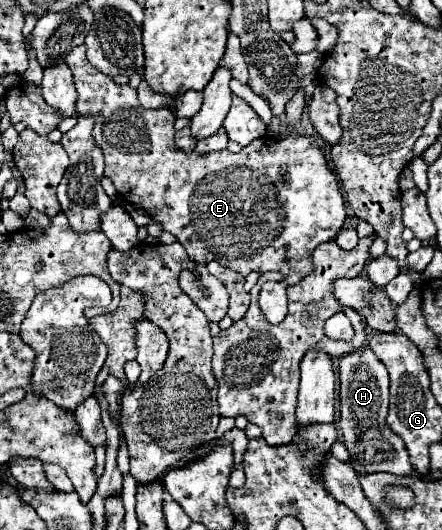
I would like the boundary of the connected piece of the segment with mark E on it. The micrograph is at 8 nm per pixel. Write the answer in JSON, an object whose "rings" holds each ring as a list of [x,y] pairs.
{"rings":[[[84,45],[72,49],[72,53],[66,57],[66,65],[72,71],[78,93],[78,115],[90,113],[94,117],[92,135],[96,145],[104,151],[104,175],[114,183],[116,191],[124,199],[146,209],[148,215],[152,215],[152,219],[164,227],[164,231],[172,233],[192,261],[210,263],[212,259],[222,259],[226,267],[242,275],[248,275],[250,271],[280,271],[284,273],[284,283],[288,285],[294,285],[304,279],[304,275],[312,273],[312,251],[320,243],[332,241],[346,219],[338,181],[328,169],[322,149],[314,145],[316,141],[312,137],[260,137],[240,153],[184,153],[174,142],[176,116],[170,109],[140,107],[132,87],[116,85],[108,75],[96,71],[88,63]]]}

